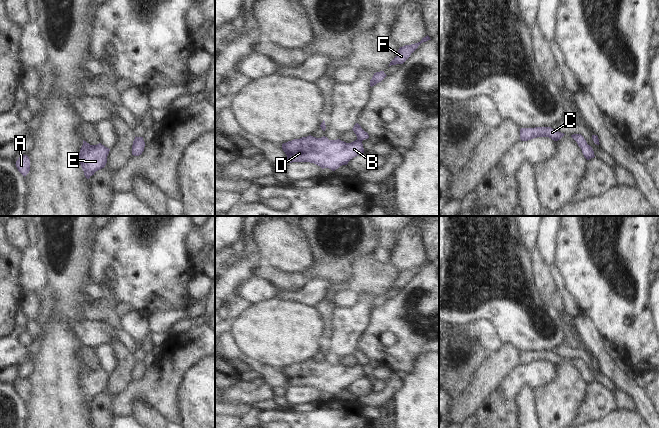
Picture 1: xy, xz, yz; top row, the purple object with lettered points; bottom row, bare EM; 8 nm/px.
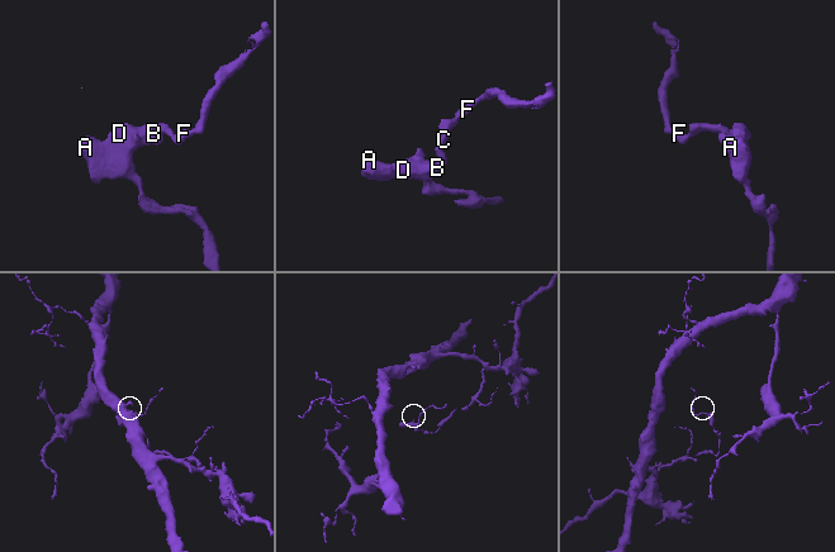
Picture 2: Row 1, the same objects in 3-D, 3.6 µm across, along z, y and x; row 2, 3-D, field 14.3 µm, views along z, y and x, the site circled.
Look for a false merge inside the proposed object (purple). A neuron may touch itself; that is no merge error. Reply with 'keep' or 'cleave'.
keep

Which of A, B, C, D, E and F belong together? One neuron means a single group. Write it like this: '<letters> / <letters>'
A B C D E F

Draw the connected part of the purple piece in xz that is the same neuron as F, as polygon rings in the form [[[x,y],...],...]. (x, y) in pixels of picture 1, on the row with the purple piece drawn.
[[[427,35],[426,37],[422,38],[422,40],[418,43],[400,47],[397,52],[397,56],[390,62],[389,66],[396,65],[396,64],[403,64],[410,57],[410,55],[418,48],[418,46],[421,43],[426,42],[428,40],[431,39]]]

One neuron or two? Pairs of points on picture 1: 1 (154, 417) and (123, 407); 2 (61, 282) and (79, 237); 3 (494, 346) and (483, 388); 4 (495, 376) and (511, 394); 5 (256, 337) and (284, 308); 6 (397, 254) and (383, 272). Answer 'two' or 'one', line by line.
1: two
2: one
3: two
4: two
5: one
6: two

